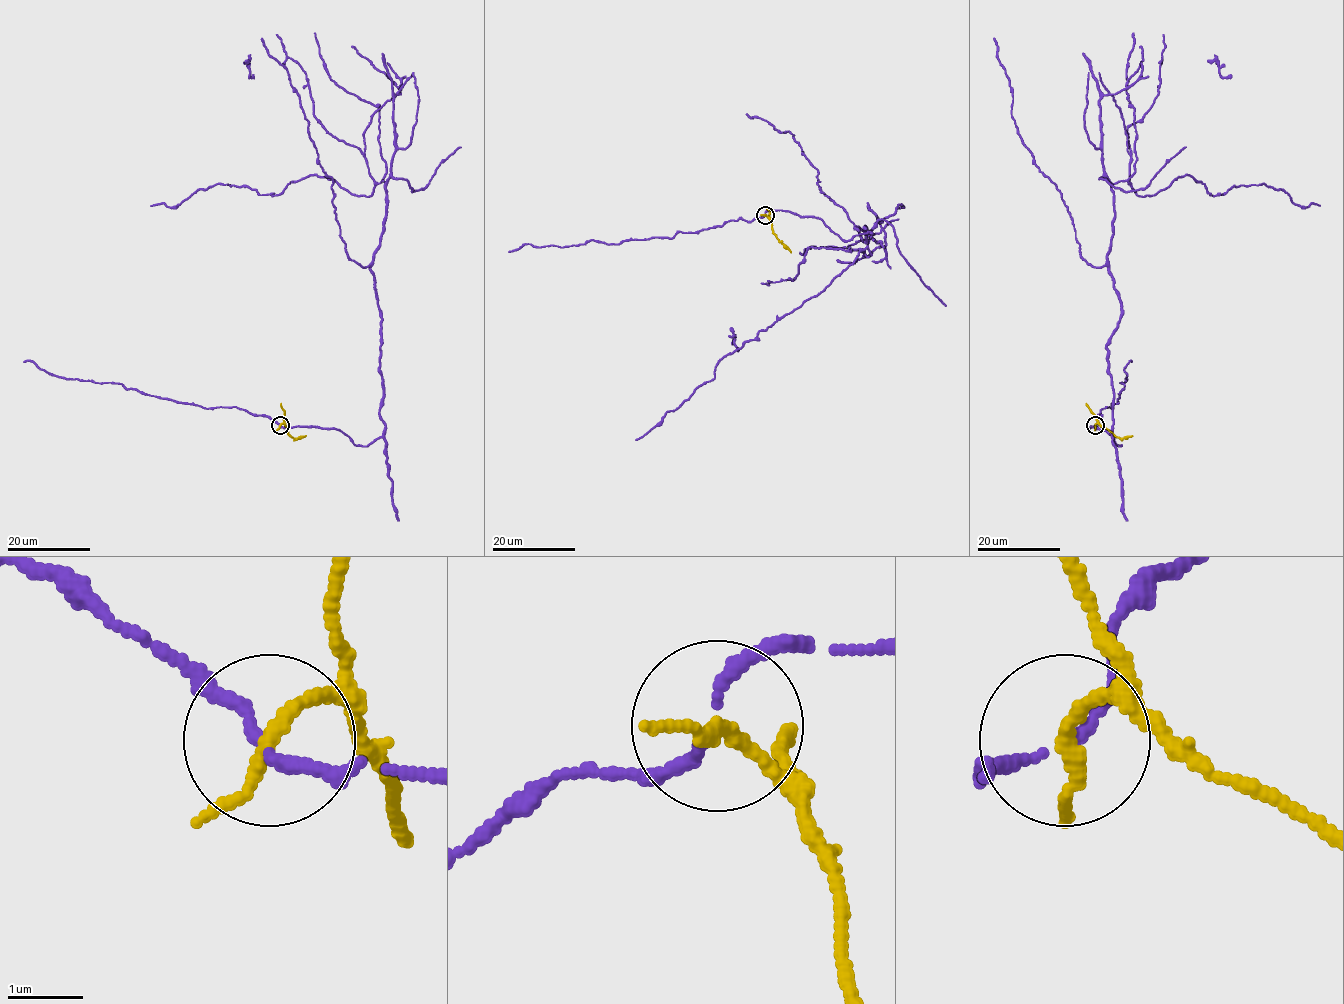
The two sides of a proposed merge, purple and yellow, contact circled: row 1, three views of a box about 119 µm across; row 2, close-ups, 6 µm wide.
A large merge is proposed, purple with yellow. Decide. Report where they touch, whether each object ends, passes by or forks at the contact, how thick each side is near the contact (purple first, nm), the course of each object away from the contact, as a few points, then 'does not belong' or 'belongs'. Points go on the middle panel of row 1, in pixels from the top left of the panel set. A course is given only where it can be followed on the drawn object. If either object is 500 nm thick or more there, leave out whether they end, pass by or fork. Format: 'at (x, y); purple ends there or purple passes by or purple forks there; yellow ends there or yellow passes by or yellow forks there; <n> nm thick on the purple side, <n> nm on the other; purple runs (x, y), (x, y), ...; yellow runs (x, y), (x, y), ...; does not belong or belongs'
at (765, 215); purple passes by; yellow passes by; 130 nm thick on the purple side, 170 nm on the other; purple runs (765, 215), (871, 235), (635, 440); yellow runs (765, 215), (772, 223), (773, 232), (791, 252); does not belong

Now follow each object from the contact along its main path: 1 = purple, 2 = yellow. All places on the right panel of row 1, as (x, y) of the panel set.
1: (1095, 426), (1121, 446), (1112, 184), (1144, 197), (1187, 175), (1211, 196), (1265, 184), (1320, 206)
2: (1095, 426), (1099, 424), (1121, 438), (1132, 435)

